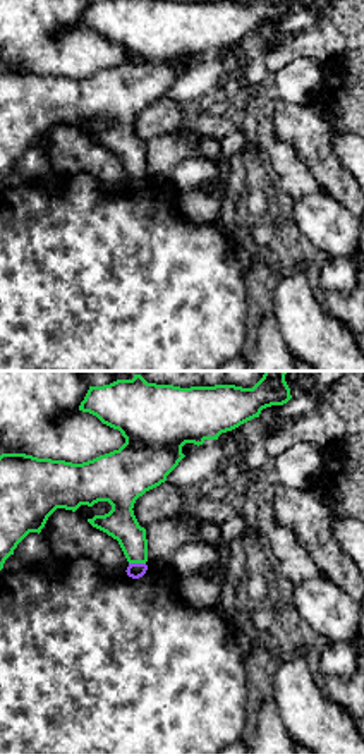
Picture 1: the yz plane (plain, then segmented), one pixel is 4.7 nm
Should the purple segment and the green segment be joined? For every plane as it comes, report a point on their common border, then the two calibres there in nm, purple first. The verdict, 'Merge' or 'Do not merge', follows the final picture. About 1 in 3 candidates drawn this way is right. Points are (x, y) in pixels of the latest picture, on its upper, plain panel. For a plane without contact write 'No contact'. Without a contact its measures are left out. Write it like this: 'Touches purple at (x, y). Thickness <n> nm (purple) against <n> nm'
Touches purple at (138, 179). Thickness 70 nm (purple) against 150 nm

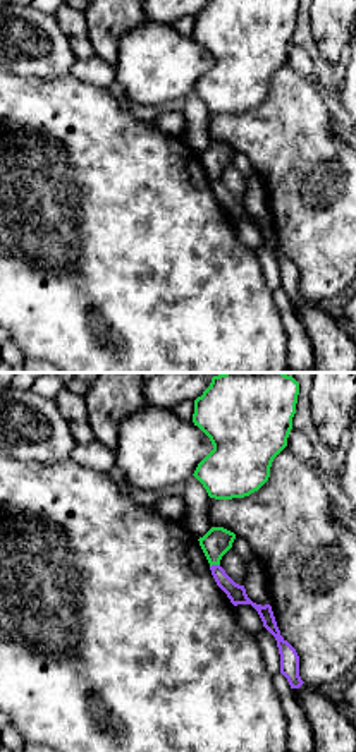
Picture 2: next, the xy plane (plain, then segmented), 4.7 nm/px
Touches purple at (214, 181). Thickness 90 nm (purple) against 140 nm

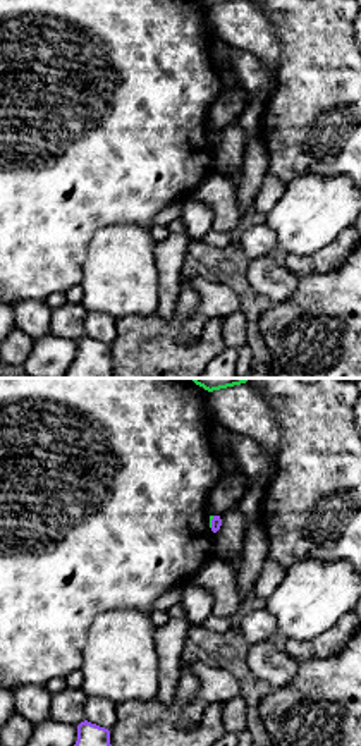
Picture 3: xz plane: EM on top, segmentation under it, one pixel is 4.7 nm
Touches purple at (212, 136). Thickness 50 nm (purple) against 20 nm

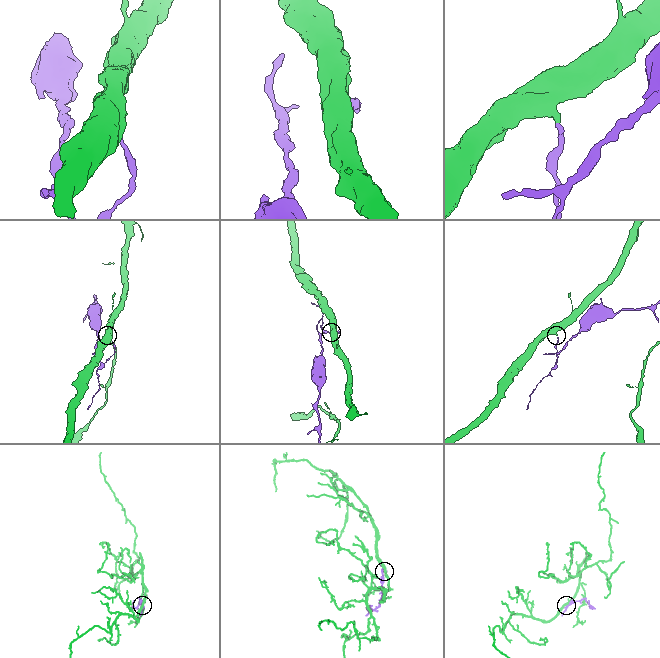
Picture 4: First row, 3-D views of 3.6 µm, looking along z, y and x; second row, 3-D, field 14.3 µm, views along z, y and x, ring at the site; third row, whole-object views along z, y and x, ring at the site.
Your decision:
Do not merge

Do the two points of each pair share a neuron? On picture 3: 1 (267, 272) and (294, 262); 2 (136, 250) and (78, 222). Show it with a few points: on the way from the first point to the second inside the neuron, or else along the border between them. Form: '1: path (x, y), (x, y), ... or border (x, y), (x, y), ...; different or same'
1: border (281, 260), (299, 275); different
2: border (136, 224), (102, 227), (88, 243), (83, 269); different

